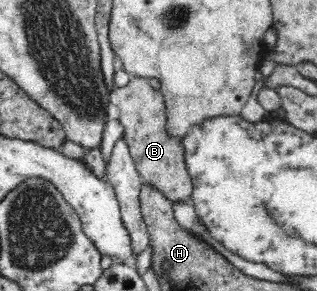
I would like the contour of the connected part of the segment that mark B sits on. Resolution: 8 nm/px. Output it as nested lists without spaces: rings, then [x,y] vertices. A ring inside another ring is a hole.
[[[135,77],[124,87],[118,87],[108,96],[110,104],[120,110],[120,123],[124,126],[125,140],[144,183],[162,191],[172,204],[188,201],[193,191],[192,179],[184,161],[181,137],[168,133],[166,101],[160,91],[154,90],[145,78]]]

